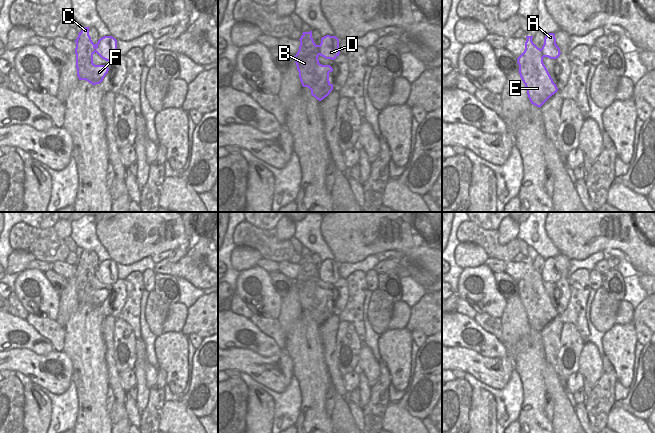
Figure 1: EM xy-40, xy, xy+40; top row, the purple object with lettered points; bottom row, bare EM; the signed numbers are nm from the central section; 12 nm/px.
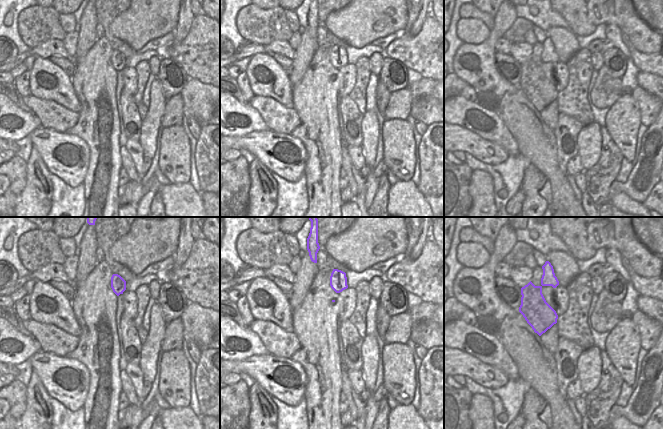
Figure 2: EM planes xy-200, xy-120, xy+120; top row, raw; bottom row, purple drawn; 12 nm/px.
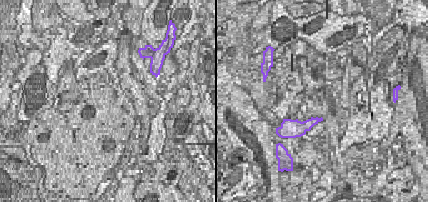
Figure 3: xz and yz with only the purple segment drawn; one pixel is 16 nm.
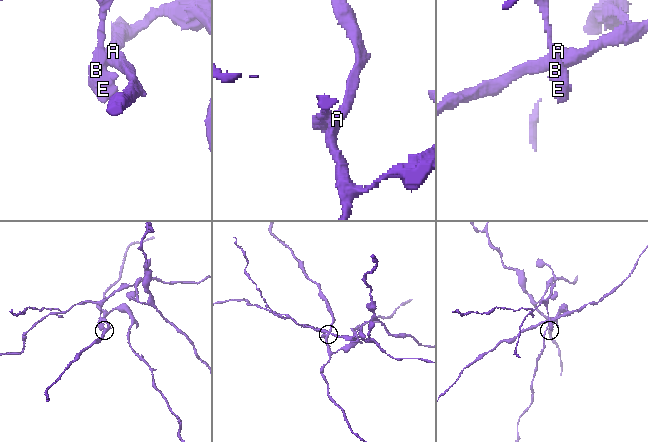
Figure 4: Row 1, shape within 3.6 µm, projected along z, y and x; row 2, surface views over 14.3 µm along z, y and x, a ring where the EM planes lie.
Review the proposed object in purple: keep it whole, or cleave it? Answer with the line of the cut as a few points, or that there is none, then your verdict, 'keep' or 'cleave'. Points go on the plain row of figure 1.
cut xy (318, 269), (320, 278); cleave

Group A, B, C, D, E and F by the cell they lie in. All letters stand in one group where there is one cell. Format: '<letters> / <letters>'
A D / B C E F

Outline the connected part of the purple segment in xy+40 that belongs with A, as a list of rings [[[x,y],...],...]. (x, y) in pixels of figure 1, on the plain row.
[[[549,257],[545,260],[541,275],[543,277],[543,281],[548,281],[550,283],[557,283],[560,280],[560,272],[556,268],[554,257]]]

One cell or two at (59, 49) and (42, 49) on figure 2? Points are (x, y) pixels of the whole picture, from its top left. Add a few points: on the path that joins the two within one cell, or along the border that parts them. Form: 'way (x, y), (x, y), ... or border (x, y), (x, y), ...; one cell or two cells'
way (55, 49), (46, 49); one cell

